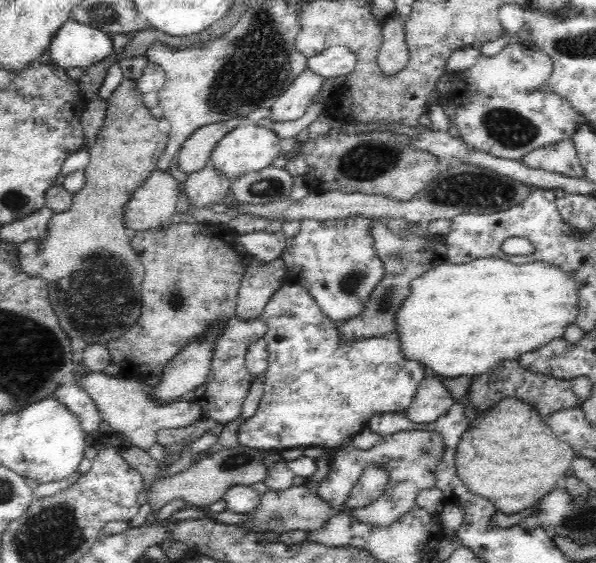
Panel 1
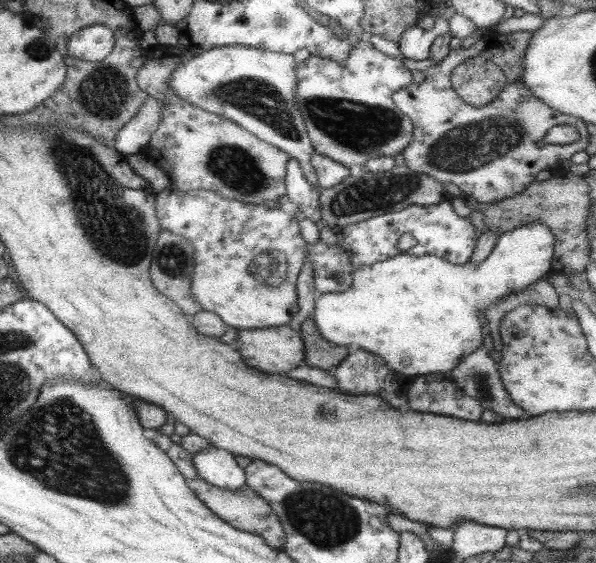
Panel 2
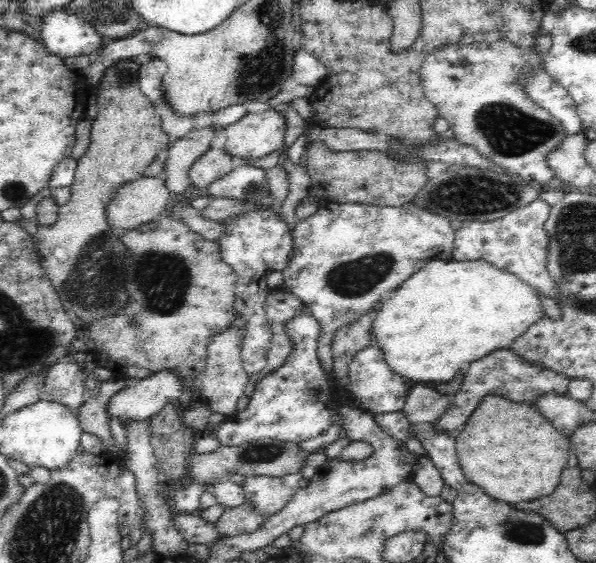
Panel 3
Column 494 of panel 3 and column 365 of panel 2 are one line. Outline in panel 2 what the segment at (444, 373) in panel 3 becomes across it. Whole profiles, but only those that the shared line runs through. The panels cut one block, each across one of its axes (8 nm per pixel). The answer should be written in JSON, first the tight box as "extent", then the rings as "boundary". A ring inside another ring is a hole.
{"extent":[311,223,555,376],"boundary":[[[539,223],[524,225],[517,229],[505,232],[498,236],[497,242],[493,250],[477,265],[468,260],[463,264],[453,264],[451,261],[445,260],[443,257],[435,256],[434,254],[426,254],[423,256],[411,256],[405,253],[397,253],[391,258],[375,262],[363,268],[355,268],[353,272],[353,282],[345,292],[327,292],[322,293],[321,297],[314,301],[314,312],[311,318],[314,320],[318,331],[321,336],[327,340],[328,343],[336,344],[337,346],[361,346],[361,350],[371,352],[380,356],[381,360],[385,362],[387,368],[394,370],[398,374],[405,376],[419,376],[431,373],[444,373],[447,374],[451,368],[455,368],[457,360],[461,361],[465,356],[469,356],[474,350],[477,350],[483,340],[483,332],[481,331],[481,324],[479,323],[479,314],[484,314],[486,310],[500,298],[505,298],[512,292],[521,292],[532,284],[543,279],[546,274],[550,272],[550,267],[553,266],[553,254],[555,244],[554,235],[547,229],[547,226]]]}

